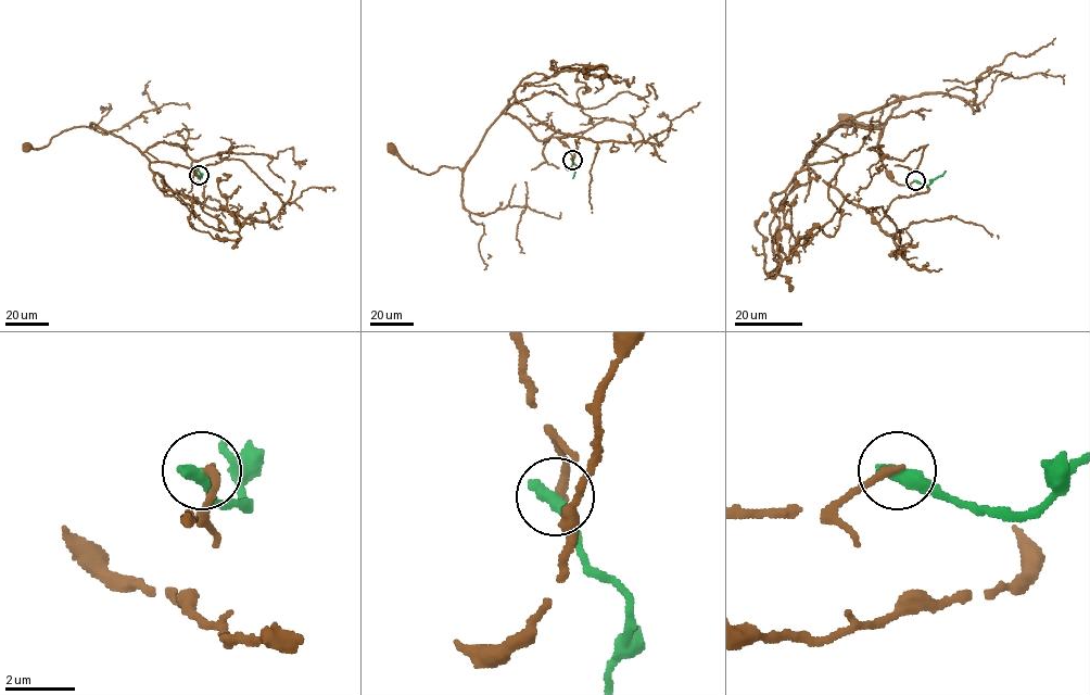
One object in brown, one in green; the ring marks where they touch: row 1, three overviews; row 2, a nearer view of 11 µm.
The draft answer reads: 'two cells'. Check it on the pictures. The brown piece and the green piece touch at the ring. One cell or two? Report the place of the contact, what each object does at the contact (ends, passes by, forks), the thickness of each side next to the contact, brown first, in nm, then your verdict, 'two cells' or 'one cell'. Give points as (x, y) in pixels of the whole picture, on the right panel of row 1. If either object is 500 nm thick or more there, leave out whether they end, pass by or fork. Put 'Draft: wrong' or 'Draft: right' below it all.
(915, 180) | 240/500 nm | two cells
Draft: right

